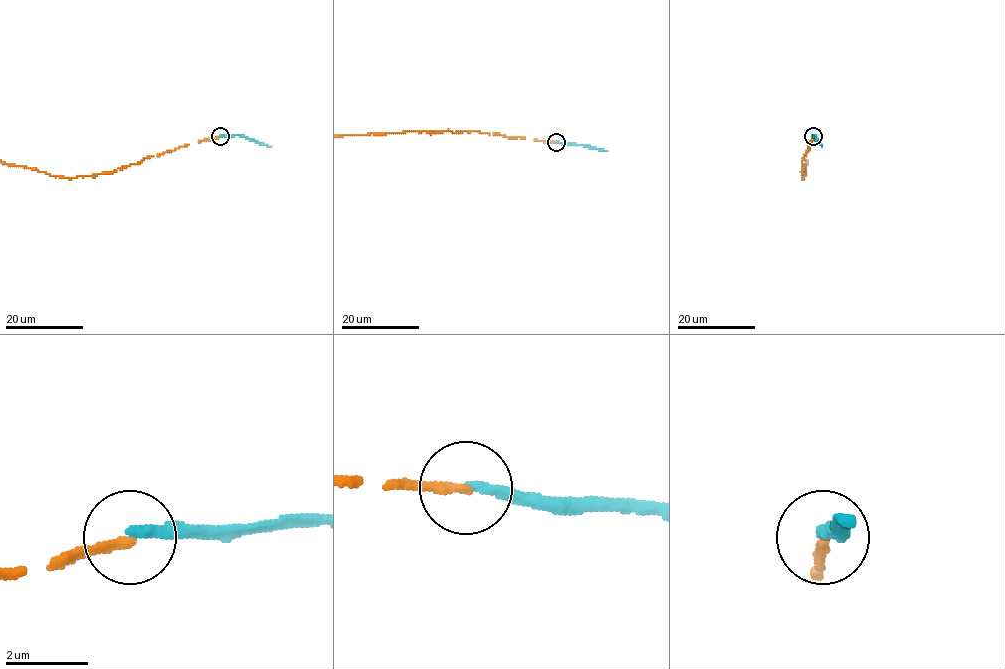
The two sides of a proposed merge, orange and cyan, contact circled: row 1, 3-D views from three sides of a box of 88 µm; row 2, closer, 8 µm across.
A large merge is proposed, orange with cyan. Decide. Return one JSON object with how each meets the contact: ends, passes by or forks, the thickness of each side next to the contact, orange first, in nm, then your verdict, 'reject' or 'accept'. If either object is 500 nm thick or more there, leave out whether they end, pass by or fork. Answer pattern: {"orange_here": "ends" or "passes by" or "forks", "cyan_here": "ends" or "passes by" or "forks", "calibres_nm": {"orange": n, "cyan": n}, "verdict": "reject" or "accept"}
{"orange_here": "ends", "cyan_here": "ends", "calibres_nm": {"orange": 200, "cyan": 260}, "verdict": "reject"}

